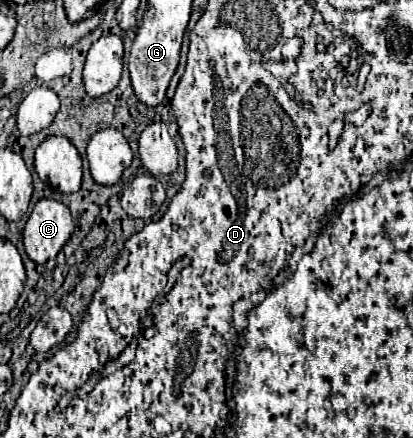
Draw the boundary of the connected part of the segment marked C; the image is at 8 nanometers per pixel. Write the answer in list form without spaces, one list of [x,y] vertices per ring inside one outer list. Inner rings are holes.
[[[38,200],[24,228],[24,248],[32,262],[46,264],[74,232],[70,210],[58,200]]]

